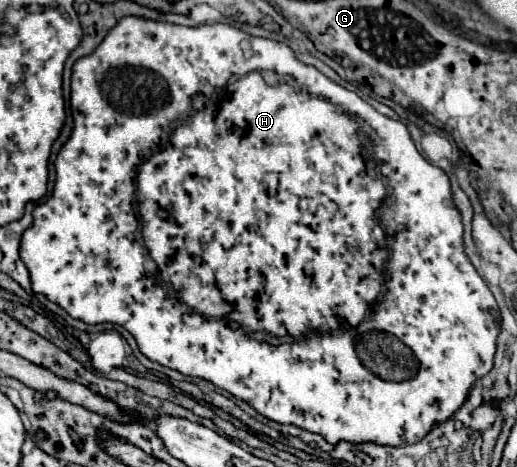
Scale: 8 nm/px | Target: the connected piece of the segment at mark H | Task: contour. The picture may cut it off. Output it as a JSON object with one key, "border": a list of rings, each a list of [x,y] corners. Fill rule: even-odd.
{"border":[[[126,16],[124,20],[120,20],[120,24],[116,24],[116,28],[112,28],[112,32],[108,32],[108,40],[104,40],[104,44],[100,44],[100,48],[96,48],[96,52],[92,56],[84,56],[84,60],[78,60],[74,64],[70,104],[72,104],[72,114],[74,114],[74,130],[72,130],[70,140],[62,146],[62,150],[54,162],[54,166],[56,166],[54,192],[52,192],[50,200],[36,204],[36,208],[32,212],[34,224],[22,236],[20,258],[24,260],[26,268],[30,270],[32,290],[36,294],[44,294],[50,302],[64,308],[72,318],[82,320],[84,324],[100,324],[100,322],[118,324],[136,338],[140,352],[146,358],[150,358],[152,362],[178,370],[180,374],[186,374],[186,376],[204,378],[204,380],[212,382],[214,386],[230,392],[238,400],[248,402],[258,414],[262,414],[274,422],[280,422],[280,424],[294,424],[308,432],[316,432],[330,444],[336,444],[340,440],[346,440],[352,444],[374,442],[374,444],[388,444],[388,446],[414,444],[430,432],[434,422],[444,422],[450,416],[454,416],[454,412],[466,400],[472,384],[480,376],[490,372],[494,352],[496,352],[496,338],[500,332],[498,306],[496,306],[496,300],[494,300],[492,292],[488,290],[486,282],[478,276],[478,272],[468,262],[468,258],[462,250],[462,220],[460,220],[458,208],[452,204],[448,176],[438,166],[432,166],[426,158],[422,158],[422,154],[416,150],[416,146],[408,134],[408,128],[402,122],[382,116],[370,104],[366,104],[358,94],[346,90],[340,84],[334,84],[324,74],[320,74],[314,66],[308,66],[308,64],[302,64],[300,60],[296,60],[294,52],[286,44],[248,36],[246,32],[242,32],[230,24],[188,28],[188,26],[160,24],[154,20],[140,20],[136,16]],[[242,40],[248,40],[252,44],[250,58],[246,58],[240,48]],[[260,72],[276,72],[278,76],[292,76],[296,80],[296,84],[302,88],[302,92],[294,90],[288,84],[278,84],[278,88],[268,86]],[[232,76],[236,76],[240,80],[236,80],[228,86],[224,108],[216,102],[210,102],[208,108],[204,108],[192,116],[194,100],[198,96],[212,96],[216,90],[224,88]],[[344,112],[348,112],[350,116],[358,116],[356,120],[364,120],[364,124],[368,124],[368,128],[372,132],[376,132],[370,138],[370,142],[372,142],[370,146],[372,146],[372,156],[378,162],[378,172],[382,174],[384,182],[380,180],[380,174],[374,168],[370,168],[366,162],[370,152],[366,152],[360,144],[358,122]],[[174,126],[178,126],[178,128],[172,132],[166,150],[162,150],[164,130],[170,130]],[[136,170],[138,170],[138,196],[140,196],[138,212],[144,220],[142,236],[150,250],[152,260],[160,268],[162,282],[158,280],[158,276],[146,272],[146,268],[144,268],[144,262],[148,256],[146,246],[136,238],[138,228],[140,228],[136,206],[134,206],[136,204],[136,188],[134,188]],[[384,232],[392,238],[390,246],[388,246],[390,256],[388,256],[386,264],[384,264],[384,256],[386,256]],[[380,268],[384,268],[386,288],[384,288],[384,284],[380,284]],[[164,284],[172,286],[178,292],[178,296],[194,312],[200,312],[202,315],[184,314],[182,304],[178,302],[176,296],[172,298],[168,294],[168,288]],[[380,288],[384,288],[384,296],[378,298],[370,320],[364,320],[366,314],[370,312],[368,300],[376,300],[376,296],[380,294]],[[220,320],[226,320],[230,326],[248,328],[250,332],[262,330],[262,332],[278,336],[278,338],[284,338],[288,334],[296,340],[280,344],[280,346],[272,346],[272,344],[252,338],[248,332],[244,332],[240,328],[234,330],[226,322],[220,322]]]}

